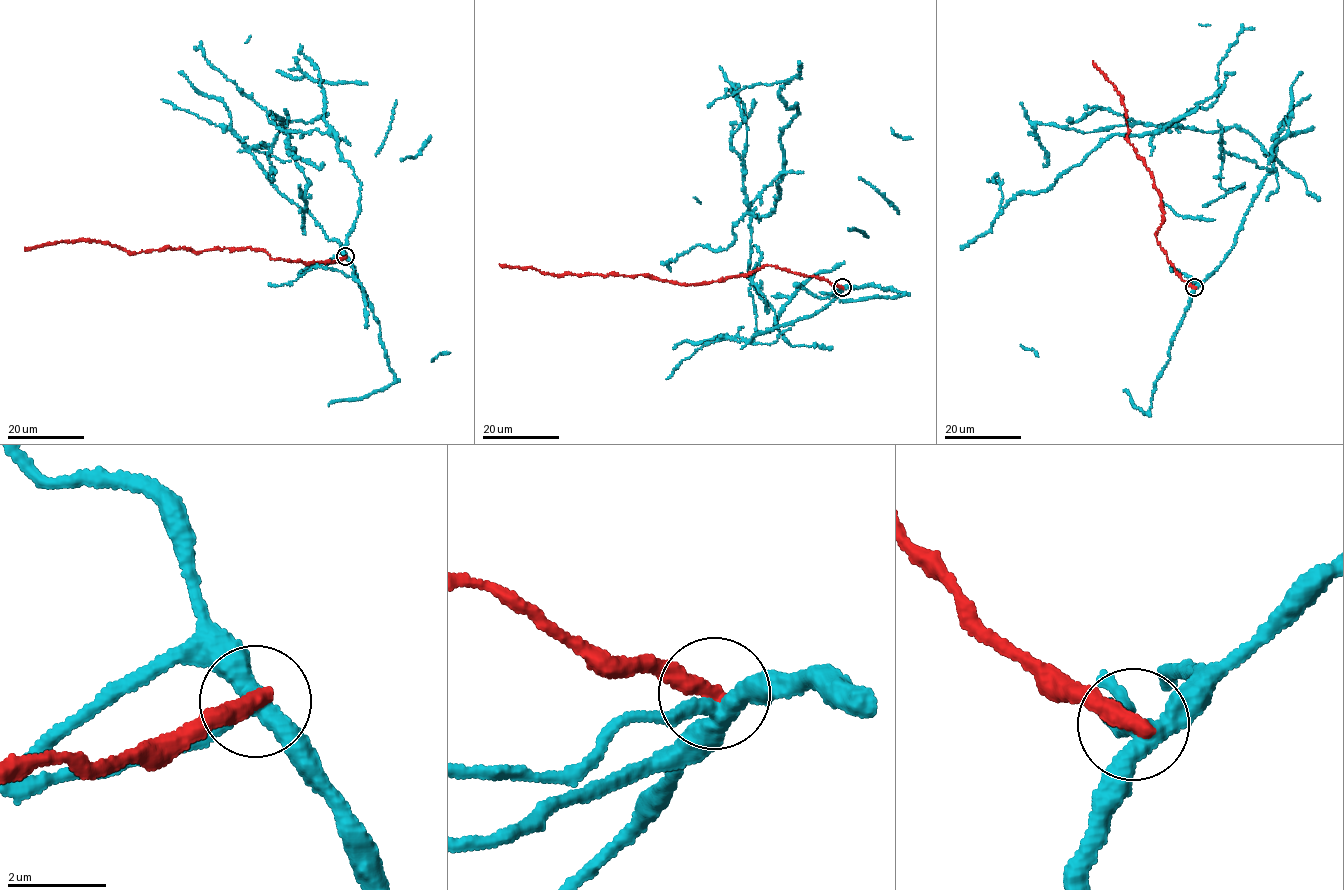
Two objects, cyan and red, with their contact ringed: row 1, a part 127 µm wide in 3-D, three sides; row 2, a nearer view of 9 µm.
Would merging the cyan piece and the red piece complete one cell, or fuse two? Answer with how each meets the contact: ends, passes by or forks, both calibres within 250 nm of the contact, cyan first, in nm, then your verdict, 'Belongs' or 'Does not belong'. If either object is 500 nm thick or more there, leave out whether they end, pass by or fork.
At the ring cyan forks. At the ring red ends. Thickness 340 nm (cyan) against 380 nm. Does not belong

